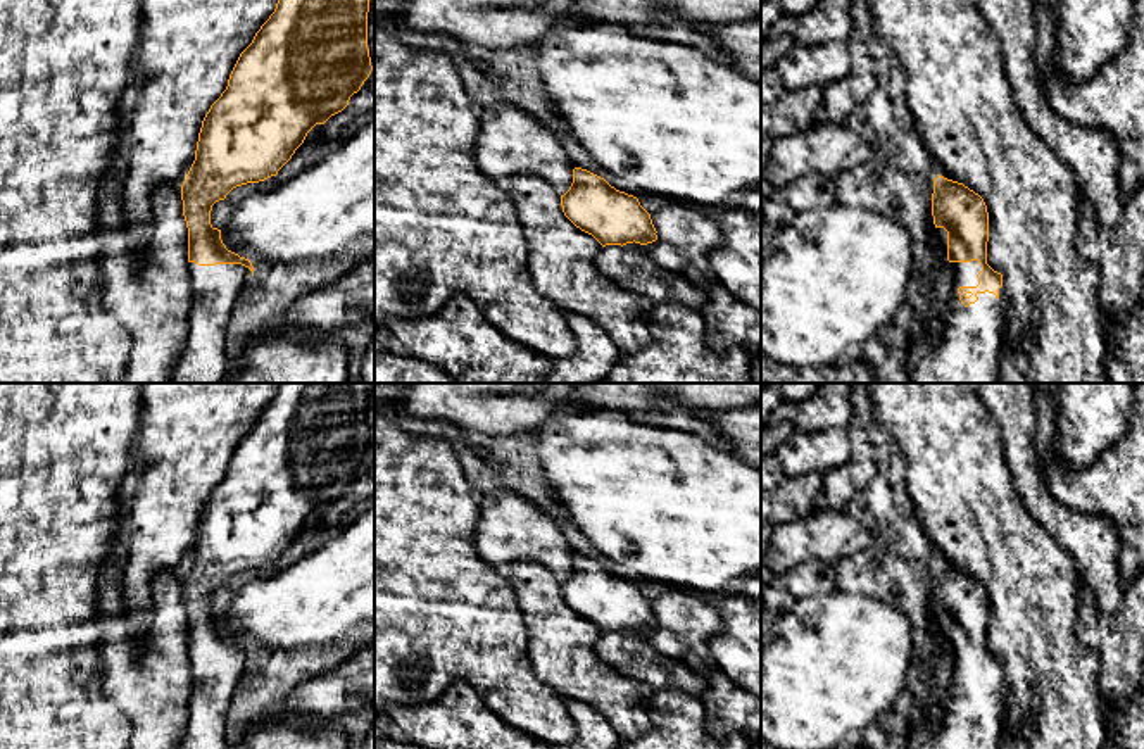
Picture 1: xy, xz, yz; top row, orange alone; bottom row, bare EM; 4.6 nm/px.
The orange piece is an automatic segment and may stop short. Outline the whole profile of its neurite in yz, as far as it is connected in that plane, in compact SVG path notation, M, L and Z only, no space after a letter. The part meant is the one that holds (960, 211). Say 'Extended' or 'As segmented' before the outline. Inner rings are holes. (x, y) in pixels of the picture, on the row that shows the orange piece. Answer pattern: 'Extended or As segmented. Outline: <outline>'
Extended. Outline: M937 174L935 228L947 231L951 293L935 345L913 328L906 352L911 383L999 383L1004 343L1003 274L987 264L989 212L963 183Z

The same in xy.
Extended. Outline: M278 0L274 12L240 54L226 90L205 114L195 160L181 185L192 305L186 345L171 383L223 383L231 309L252 288L254 266L226 249L221 230L211 224L212 205L236 186L276 176L316 124L324 124L349 105L373 71L368 12L369 0Z

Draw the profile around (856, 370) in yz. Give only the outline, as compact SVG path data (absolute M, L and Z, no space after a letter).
M761 352L761 383L877 383L875 373L861 357L840 366L790 368L773 362Z

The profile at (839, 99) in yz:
M851 72L847 78L823 88L823 104L814 114L816 123L847 124L852 110L877 90L870 74Z

